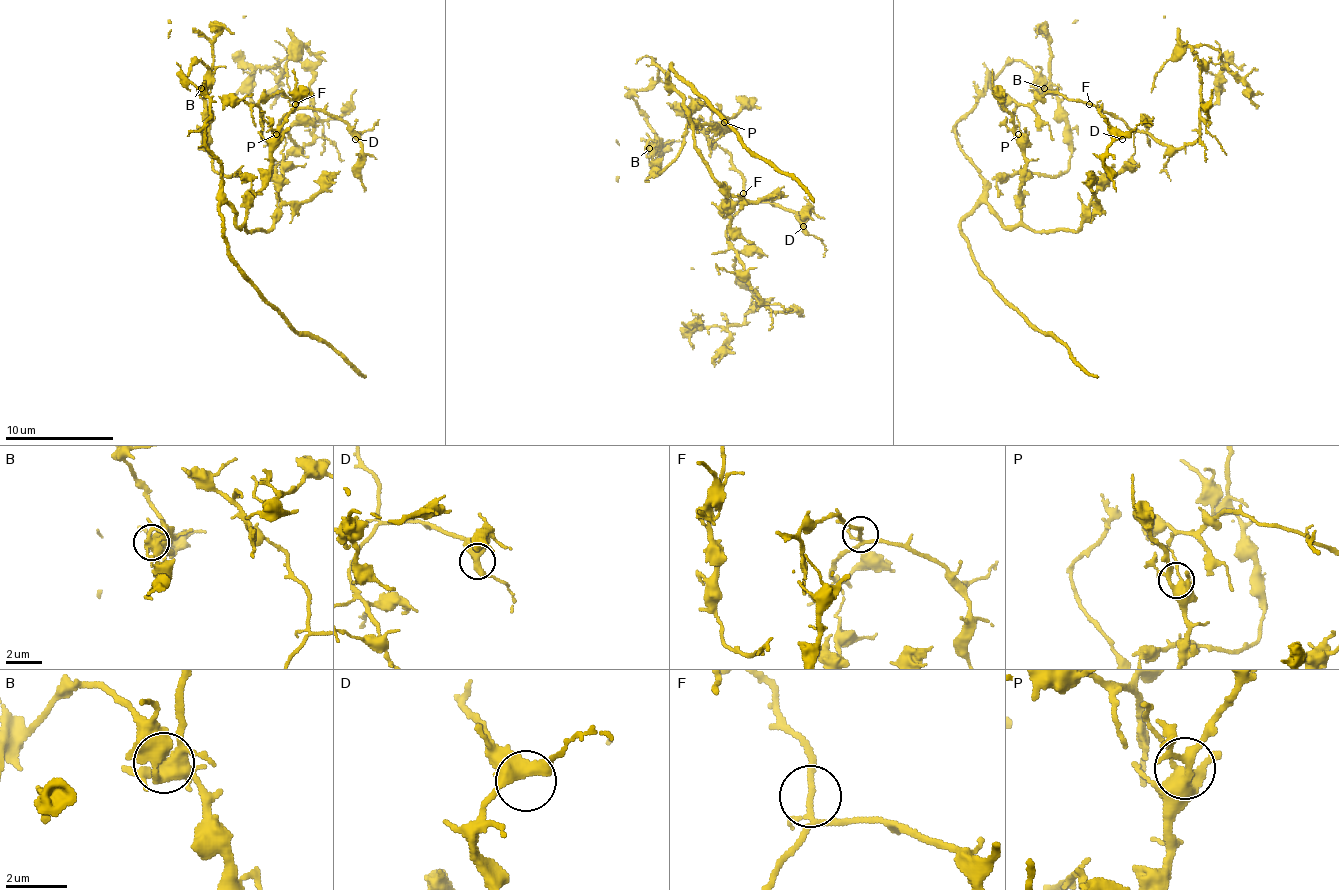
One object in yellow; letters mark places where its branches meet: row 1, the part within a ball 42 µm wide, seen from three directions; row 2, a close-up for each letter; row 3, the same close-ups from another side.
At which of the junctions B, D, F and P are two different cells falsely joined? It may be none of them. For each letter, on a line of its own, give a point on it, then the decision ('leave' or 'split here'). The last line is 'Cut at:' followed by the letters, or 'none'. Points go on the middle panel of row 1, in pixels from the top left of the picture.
B: at (649, 148); split here
D: at (803, 226); leave
F: at (743, 193); leave
P: at (724, 122); leave
Cut at: B

